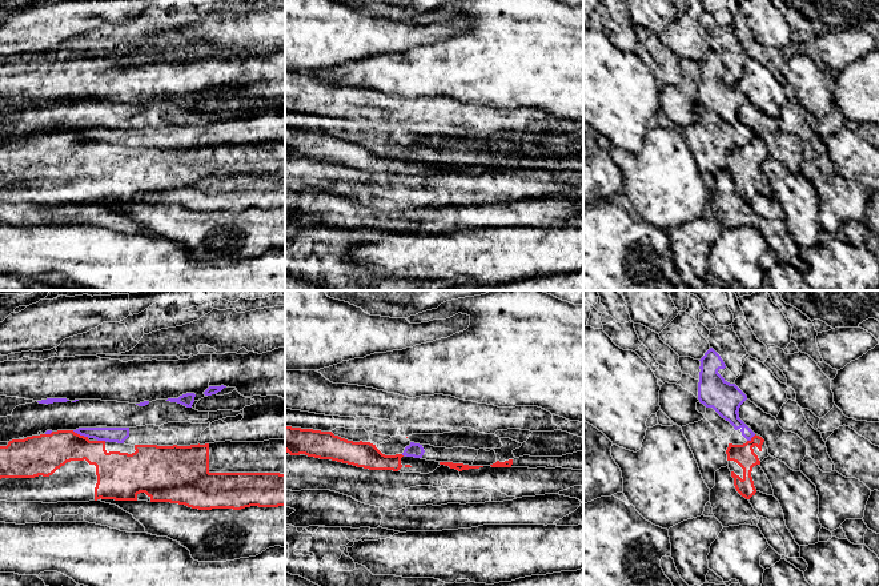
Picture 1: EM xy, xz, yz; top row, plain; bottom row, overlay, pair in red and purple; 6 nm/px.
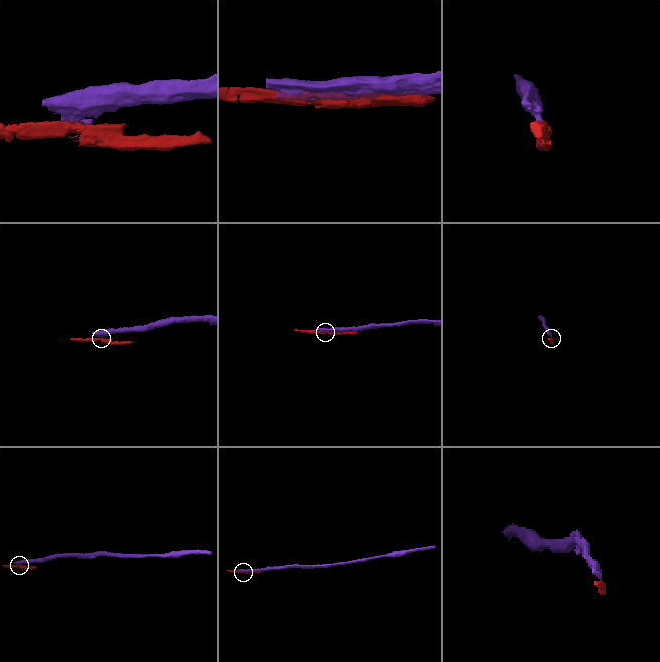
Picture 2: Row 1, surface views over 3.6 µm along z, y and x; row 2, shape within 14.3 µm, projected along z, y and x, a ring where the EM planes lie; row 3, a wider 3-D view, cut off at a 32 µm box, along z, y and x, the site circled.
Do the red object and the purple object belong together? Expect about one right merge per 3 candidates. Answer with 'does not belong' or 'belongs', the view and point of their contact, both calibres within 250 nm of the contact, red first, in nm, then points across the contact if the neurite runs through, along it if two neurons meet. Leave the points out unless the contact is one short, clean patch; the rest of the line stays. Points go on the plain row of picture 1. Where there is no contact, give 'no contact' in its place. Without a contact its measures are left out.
does not belong; meets red in xy at (79, 136); 240 nm thick on the red side, 100 nm on the other; border along xy (72, 132), (88, 139)

